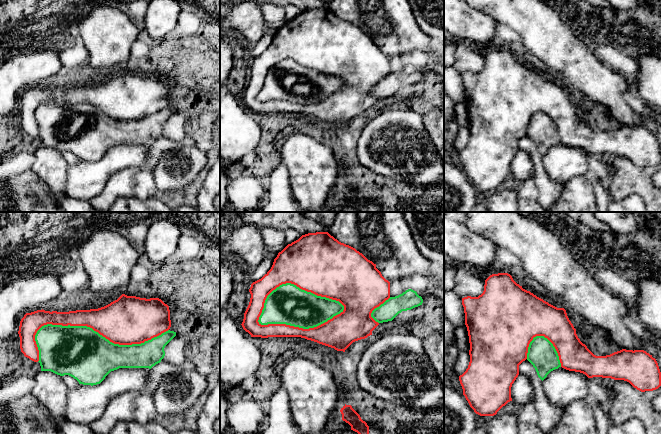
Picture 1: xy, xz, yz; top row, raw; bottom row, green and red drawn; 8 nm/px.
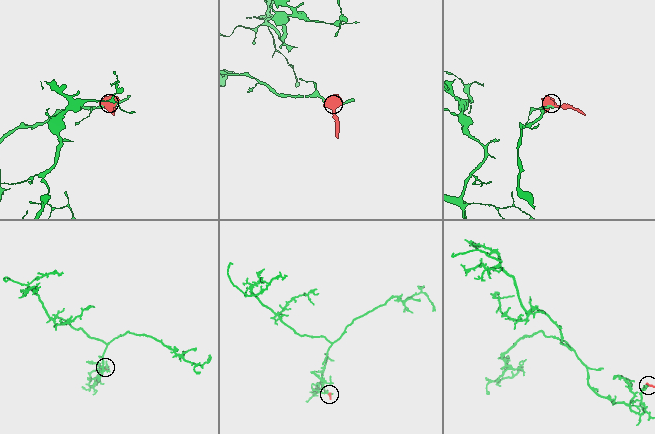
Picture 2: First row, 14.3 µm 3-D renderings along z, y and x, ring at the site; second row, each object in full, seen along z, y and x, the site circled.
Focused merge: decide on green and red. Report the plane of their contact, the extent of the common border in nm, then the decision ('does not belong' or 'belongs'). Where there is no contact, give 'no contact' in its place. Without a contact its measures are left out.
contact in xz; length 700 nm; does not belong

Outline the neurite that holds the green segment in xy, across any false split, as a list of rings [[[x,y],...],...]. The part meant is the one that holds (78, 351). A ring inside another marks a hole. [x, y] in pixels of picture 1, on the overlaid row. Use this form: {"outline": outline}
{"outline": [[[47,324],[37,331],[35,341],[41,371],[51,371],[60,376],[69,375],[79,384],[93,386],[100,384],[111,371],[119,368],[151,369],[164,358],[164,348],[175,336],[176,332],[168,330],[141,344],[119,345],[87,326]]]}

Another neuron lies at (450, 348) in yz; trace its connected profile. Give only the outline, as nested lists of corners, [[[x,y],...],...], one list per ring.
[[[444,313],[444,351],[453,361],[452,367],[446,371],[448,375],[455,375],[454,367],[459,353],[455,345],[454,329],[455,328],[453,327],[453,325],[451,324],[451,322],[448,320],[448,318]]]

